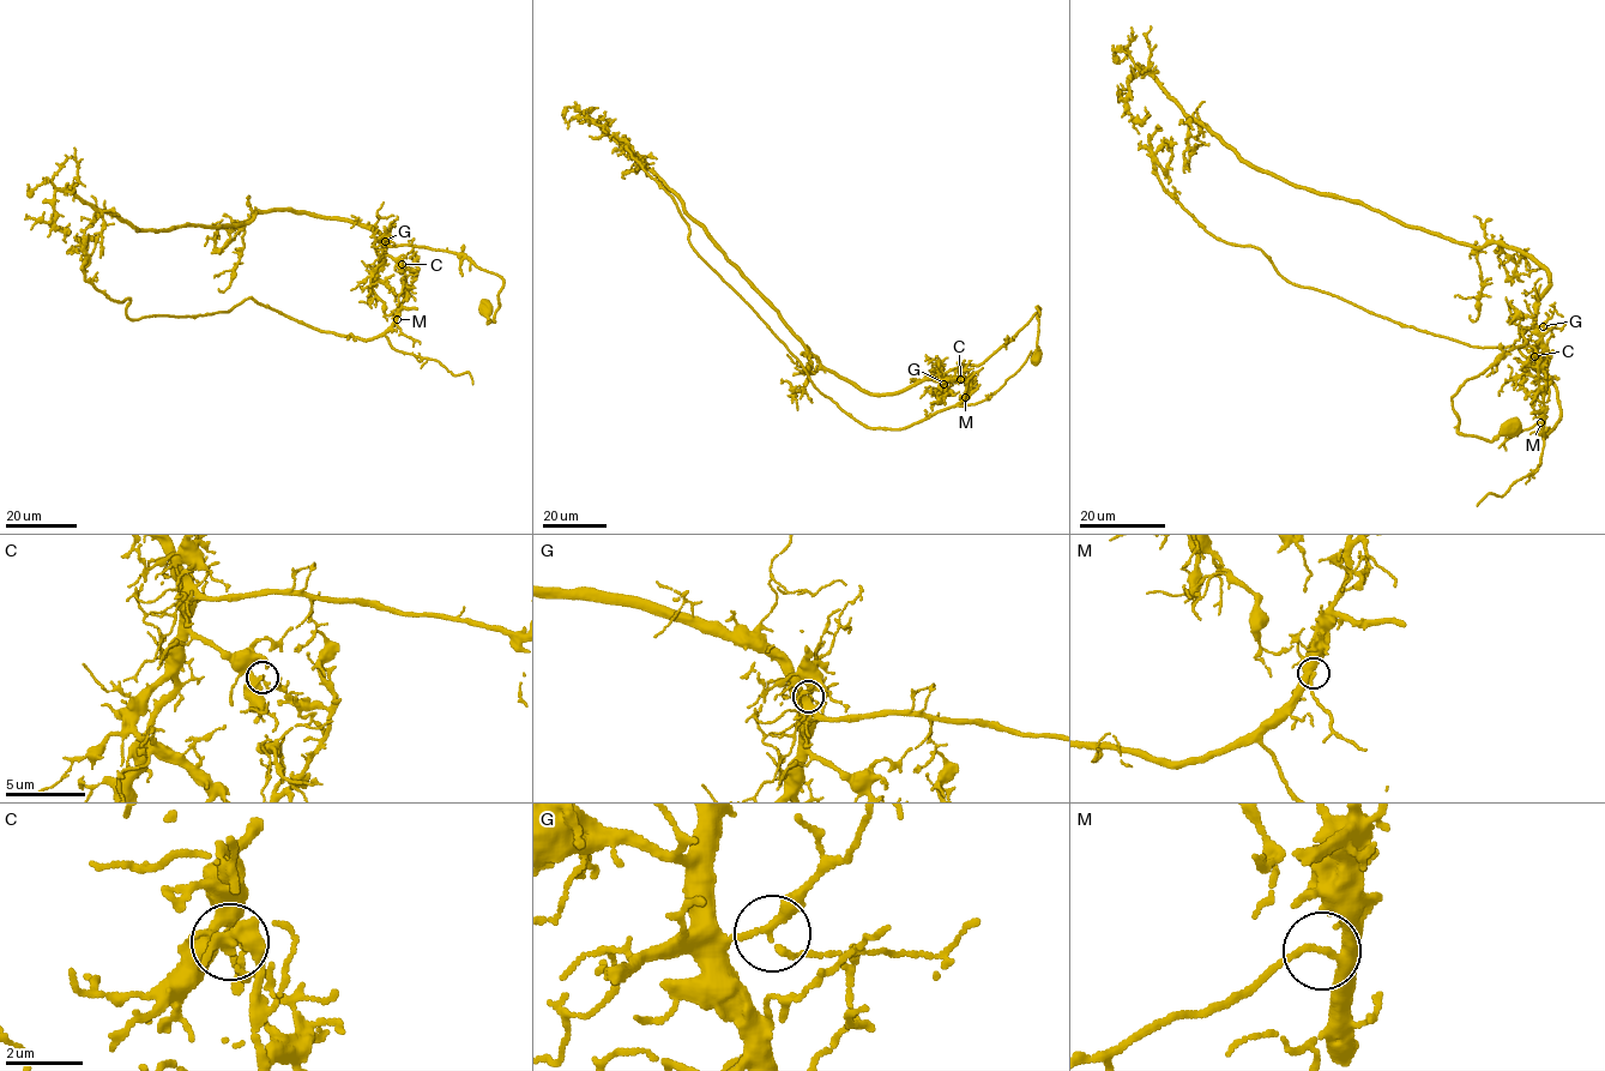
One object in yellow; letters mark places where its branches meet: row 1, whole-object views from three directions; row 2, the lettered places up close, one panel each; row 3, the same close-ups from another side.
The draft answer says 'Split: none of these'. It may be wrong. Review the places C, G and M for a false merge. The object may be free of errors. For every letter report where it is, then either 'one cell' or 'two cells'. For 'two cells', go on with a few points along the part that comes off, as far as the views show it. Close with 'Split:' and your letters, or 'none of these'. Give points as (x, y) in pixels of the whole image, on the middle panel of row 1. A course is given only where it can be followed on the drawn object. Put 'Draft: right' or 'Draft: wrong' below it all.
C: at (960, 379); two cells; foreign part runs (960, 379), (975, 383), (965, 399), (905, 427), (849, 416), (698, 253), (676, 203), (634, 155)
G: at (943, 384); one cell
M: at (965, 397); one cell
Split: C
Draft: wrong

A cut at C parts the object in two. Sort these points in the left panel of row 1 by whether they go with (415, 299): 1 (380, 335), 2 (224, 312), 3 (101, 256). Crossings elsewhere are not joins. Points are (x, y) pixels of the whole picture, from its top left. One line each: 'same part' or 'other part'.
1: same part
2: same part
3: other part

